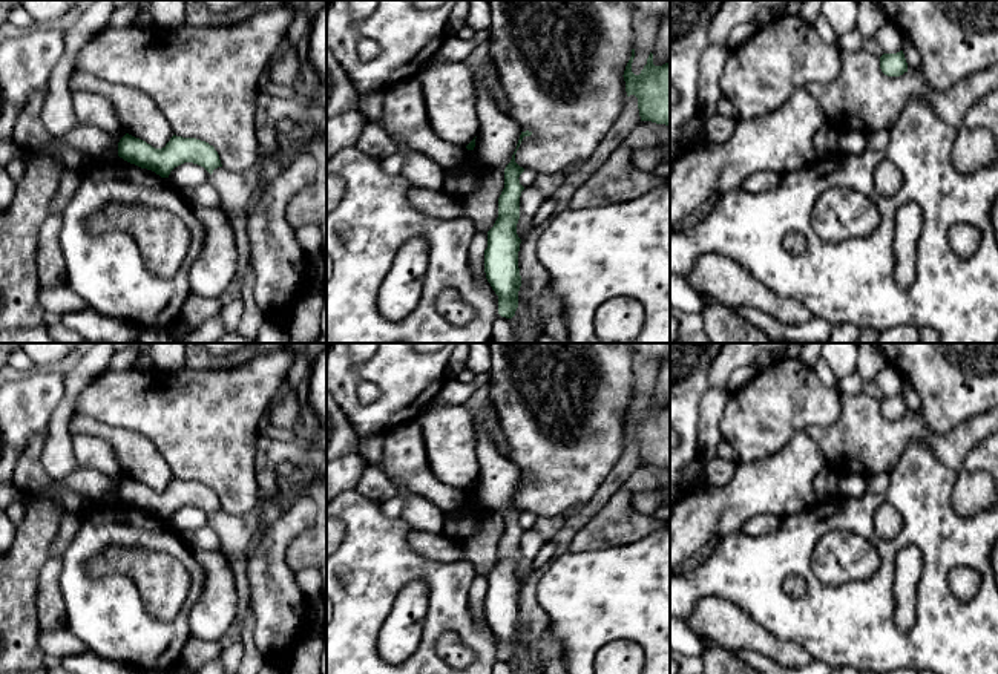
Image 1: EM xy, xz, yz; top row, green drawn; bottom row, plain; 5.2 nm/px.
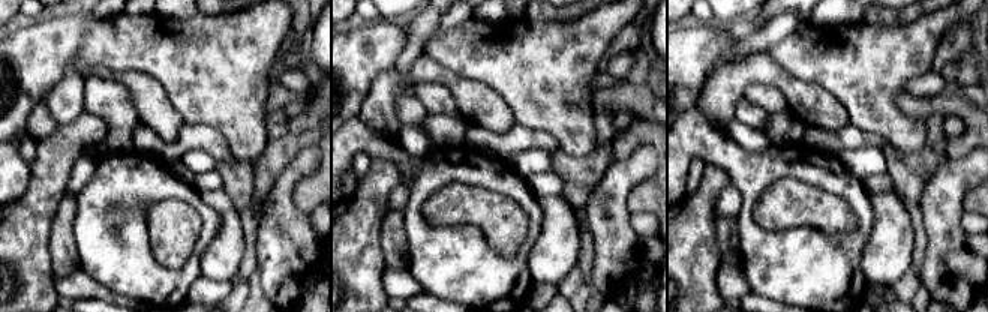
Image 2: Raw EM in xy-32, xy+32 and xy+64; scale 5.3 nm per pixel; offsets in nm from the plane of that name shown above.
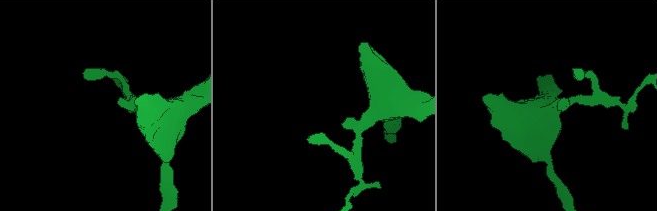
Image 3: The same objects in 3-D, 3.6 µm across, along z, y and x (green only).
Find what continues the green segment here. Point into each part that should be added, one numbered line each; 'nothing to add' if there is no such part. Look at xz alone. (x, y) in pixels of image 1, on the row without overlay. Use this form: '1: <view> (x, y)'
nothing to add

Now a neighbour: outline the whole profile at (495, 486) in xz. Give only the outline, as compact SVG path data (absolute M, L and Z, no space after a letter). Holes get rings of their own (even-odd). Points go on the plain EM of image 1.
M484 430L477 432L477 460L480 473L475 481L475 490L468 493L465 507L477 524L477 532L465 539L457 541L463 548L461 559L471 562L477 576L488 576L498 561L498 541L504 532L504 512L510 506L517 492L521 470L503 453Z

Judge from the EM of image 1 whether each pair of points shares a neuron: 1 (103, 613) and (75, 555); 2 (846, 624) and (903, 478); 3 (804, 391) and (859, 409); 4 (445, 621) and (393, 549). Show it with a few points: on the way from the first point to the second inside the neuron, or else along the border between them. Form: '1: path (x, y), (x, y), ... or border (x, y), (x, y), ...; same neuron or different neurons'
1: path (89, 599), (75, 582), (75, 569); same neuron
2: path (880, 587), (888, 553), (911, 530), (911, 515); same neuron
3: border (842, 391), (840, 415), (828, 426), (814, 426); different neurons
4: path (445, 601), (445, 593), (420, 569), (413, 567); same neuron

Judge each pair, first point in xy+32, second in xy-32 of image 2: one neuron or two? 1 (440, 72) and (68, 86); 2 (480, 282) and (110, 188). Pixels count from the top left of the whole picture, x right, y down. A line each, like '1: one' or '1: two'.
1: two
2: one

